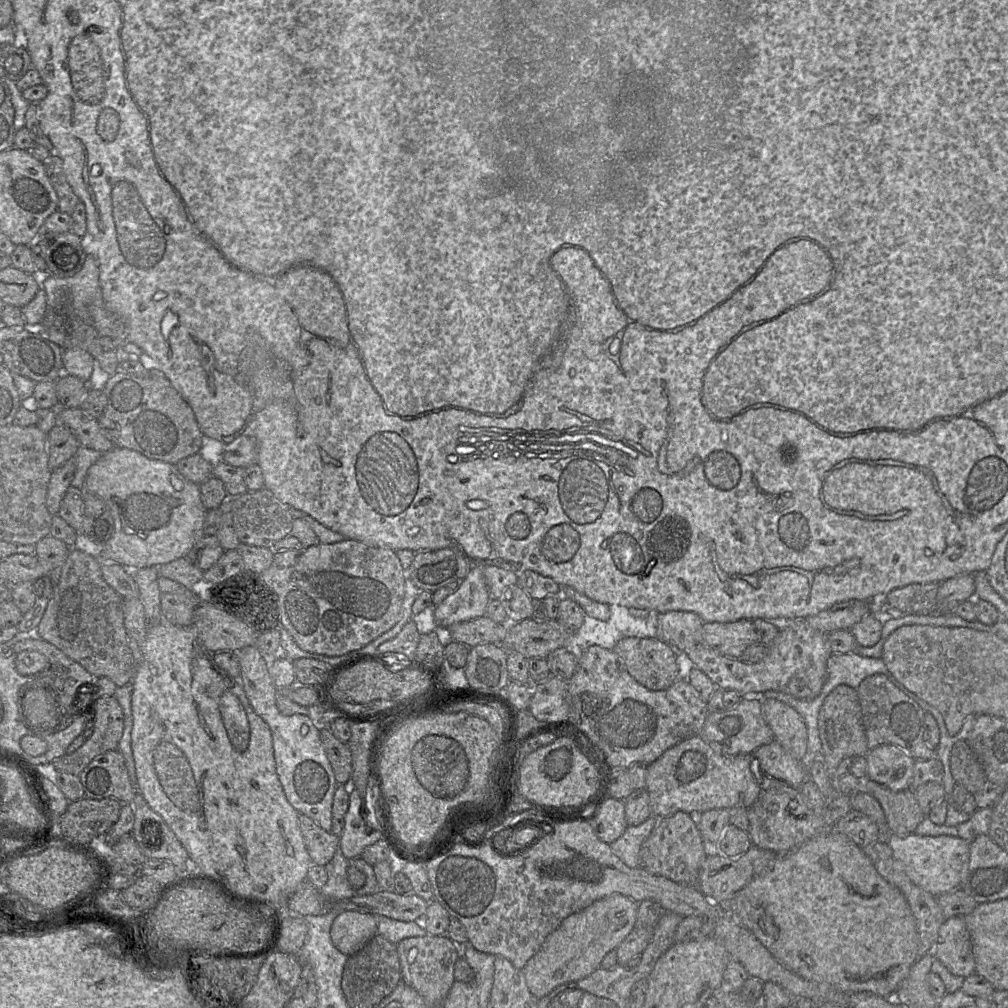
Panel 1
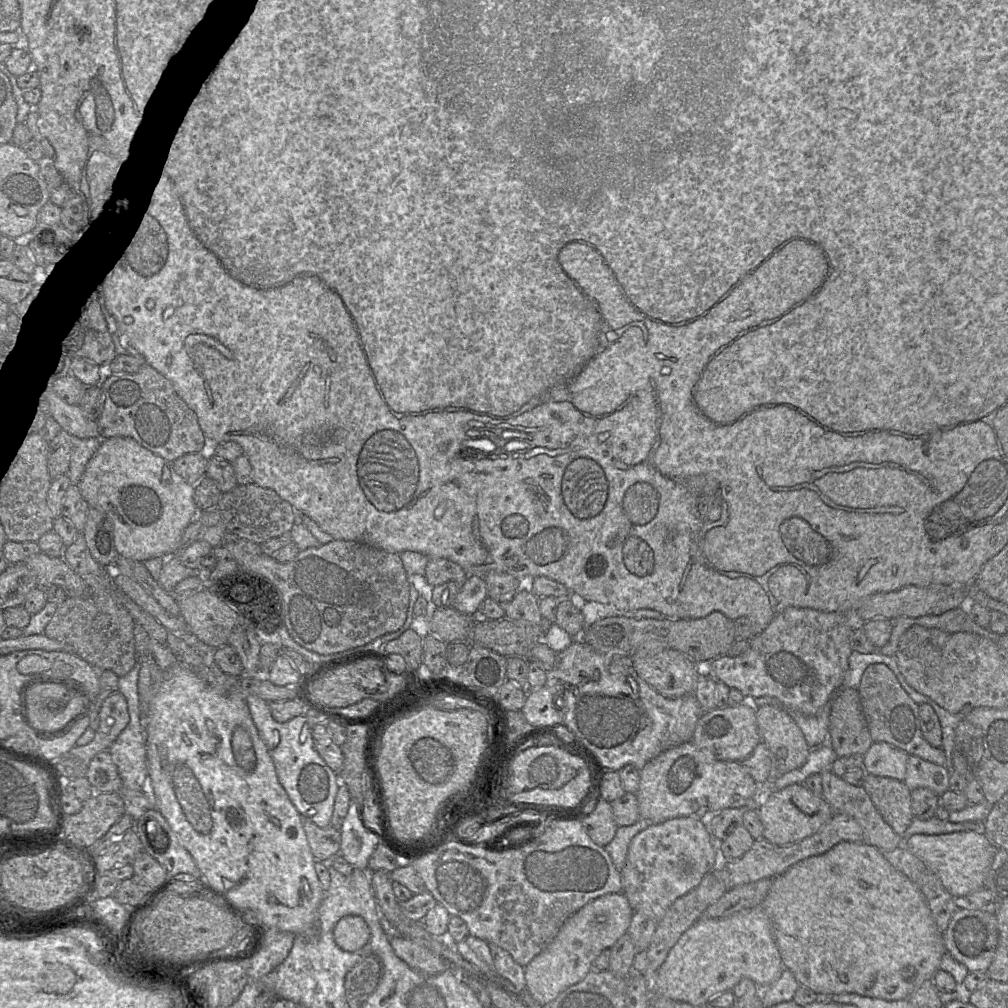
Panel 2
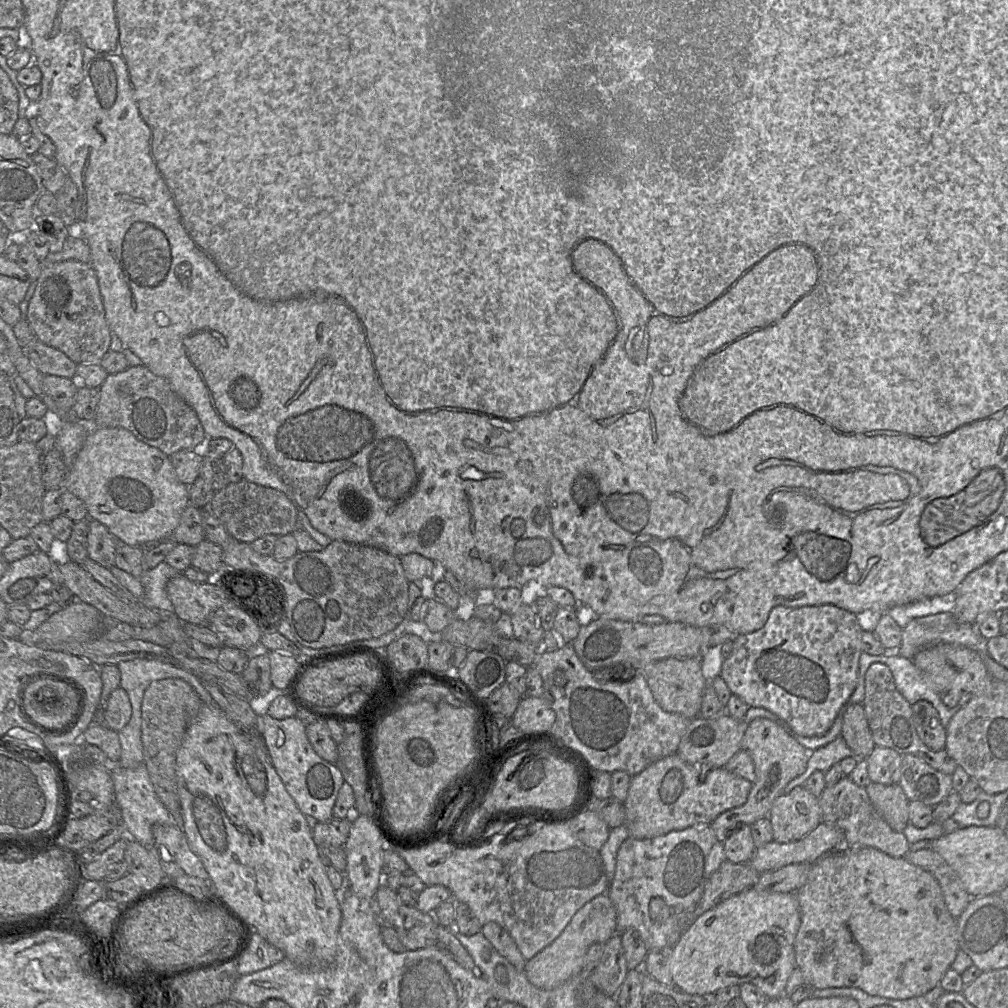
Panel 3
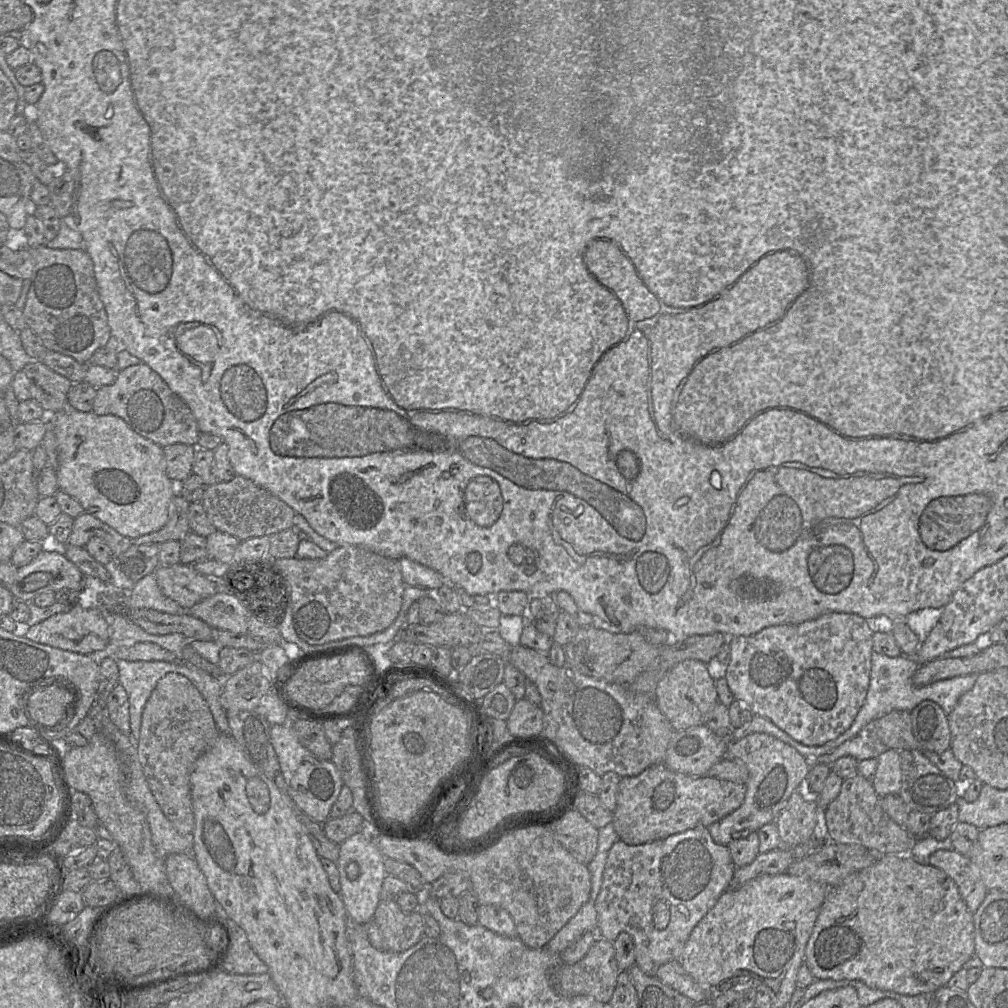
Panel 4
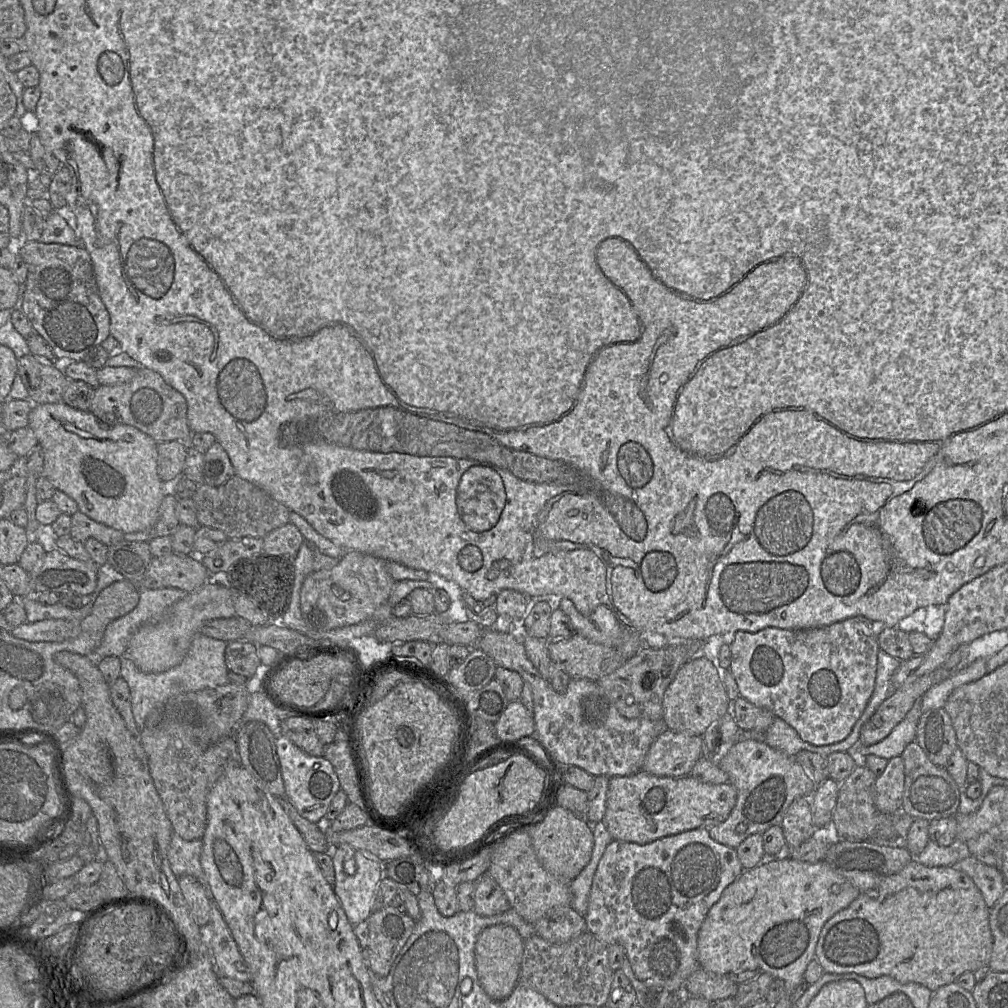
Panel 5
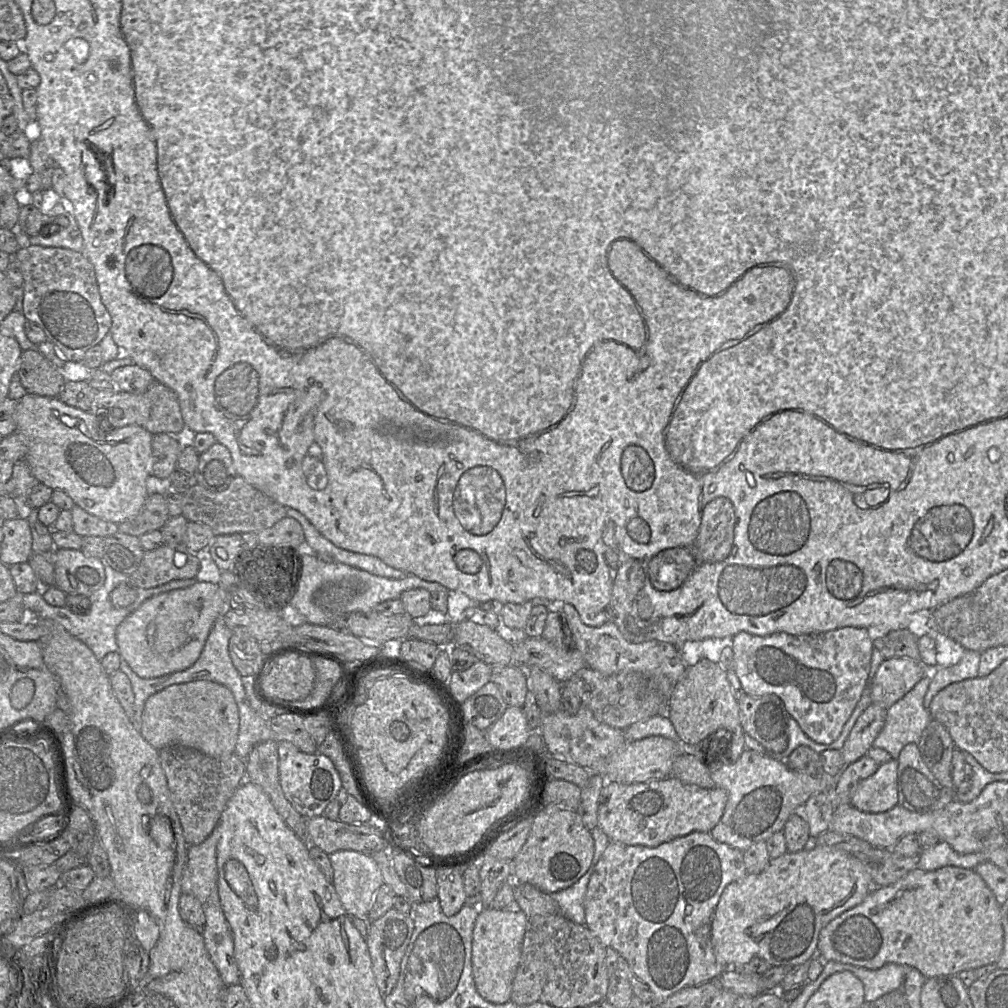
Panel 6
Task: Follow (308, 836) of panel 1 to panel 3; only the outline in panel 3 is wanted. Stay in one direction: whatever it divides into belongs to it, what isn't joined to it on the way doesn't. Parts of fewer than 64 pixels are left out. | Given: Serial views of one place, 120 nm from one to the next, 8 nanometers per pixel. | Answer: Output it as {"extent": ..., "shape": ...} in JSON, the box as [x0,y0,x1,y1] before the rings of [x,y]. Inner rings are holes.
{"extent":[305,816,351,847],"shape":[[[310,816],[305,818],[312,829],[312,837],[317,846],[343,847],[349,836],[351,818],[331,819],[317,822]]]}

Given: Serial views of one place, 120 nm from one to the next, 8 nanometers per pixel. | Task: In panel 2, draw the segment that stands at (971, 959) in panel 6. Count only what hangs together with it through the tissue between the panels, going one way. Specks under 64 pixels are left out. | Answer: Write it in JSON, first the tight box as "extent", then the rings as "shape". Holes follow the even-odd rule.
{"extent":[760,841,946,1001],"shape":[[[843,841],[821,855],[794,864],[772,880],[760,908],[771,920],[785,969],[817,995],[856,993],[888,1001],[904,1000],[939,970],[946,954],[943,934],[938,931],[925,898],[876,847]]]}

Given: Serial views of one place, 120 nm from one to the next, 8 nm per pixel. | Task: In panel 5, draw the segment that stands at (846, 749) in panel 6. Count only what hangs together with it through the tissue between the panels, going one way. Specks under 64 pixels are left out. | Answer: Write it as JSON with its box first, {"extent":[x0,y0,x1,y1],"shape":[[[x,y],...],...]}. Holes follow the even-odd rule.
{"extent":[858,667,951,746],"shape":[[[939,667],[895,689],[862,726],[858,744],[868,746],[884,739],[903,720],[916,700],[950,676],[951,671]]]}

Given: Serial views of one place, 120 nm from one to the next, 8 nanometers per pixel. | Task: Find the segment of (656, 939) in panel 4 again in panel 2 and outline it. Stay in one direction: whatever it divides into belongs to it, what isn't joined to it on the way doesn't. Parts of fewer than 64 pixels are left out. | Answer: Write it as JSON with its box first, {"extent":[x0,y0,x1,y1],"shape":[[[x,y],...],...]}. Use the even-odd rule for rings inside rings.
{"extent":[620,816,722,922],"shape":[[[688,816],[643,828],[630,841],[625,865],[620,871],[622,893],[632,910],[659,922],[676,899],[697,887],[702,878],[721,863],[722,841],[713,839],[706,820]]]}

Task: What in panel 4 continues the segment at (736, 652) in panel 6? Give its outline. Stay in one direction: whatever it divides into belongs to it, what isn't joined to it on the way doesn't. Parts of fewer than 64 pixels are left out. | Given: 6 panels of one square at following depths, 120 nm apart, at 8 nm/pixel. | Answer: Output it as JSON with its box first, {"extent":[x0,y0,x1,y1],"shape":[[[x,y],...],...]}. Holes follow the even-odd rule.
{"extent":[725,612,873,745],"shape":[[[832,612],[799,624],[778,624],[752,635],[728,636],[730,660],[725,679],[734,697],[805,745],[822,745],[853,723],[869,687],[873,631],[858,614]]]}

